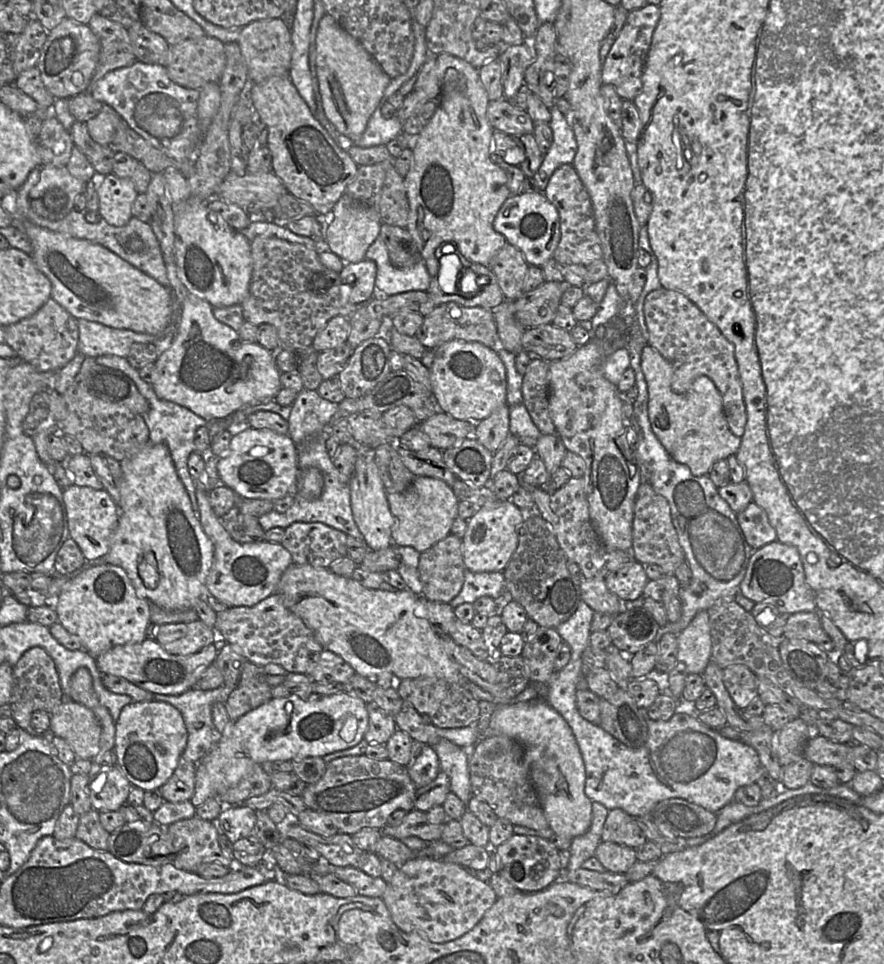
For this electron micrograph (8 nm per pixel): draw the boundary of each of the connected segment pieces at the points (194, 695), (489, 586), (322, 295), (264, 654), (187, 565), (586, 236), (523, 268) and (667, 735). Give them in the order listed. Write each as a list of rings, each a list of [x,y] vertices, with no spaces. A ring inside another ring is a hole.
[[[235,687],[190,689],[180,695],[154,694],[154,700],[169,703],[182,714],[188,732],[183,758],[198,764],[214,747],[217,730],[212,721],[212,707],[218,702],[225,703]]]
[[[465,569],[463,587],[449,604],[454,609],[463,603],[473,604],[483,596],[495,599],[498,607],[510,601],[503,572],[474,573]]]
[[[257,236],[250,241],[253,261],[249,293],[241,302],[243,317],[247,322],[259,326],[271,324],[277,330],[279,350],[299,351],[312,345],[316,334],[334,316],[345,313],[355,306],[348,306],[349,285],[342,284],[339,273],[324,266],[315,250],[298,243],[276,237]]]
[[[278,593],[252,607],[232,607],[217,613],[213,629],[218,631],[227,643],[235,646],[247,661],[260,667],[278,664],[289,673],[308,674],[308,670],[318,661],[324,650],[313,631],[284,606]]]
[[[148,444],[138,453],[120,462],[122,481],[118,506],[118,524],[111,540],[109,551],[94,561],[87,561],[82,568],[65,575],[53,574],[51,583],[45,589],[45,597],[54,601],[63,586],[72,581],[83,569],[101,564],[112,564],[123,568],[131,580],[138,596],[149,603],[171,610],[193,609],[199,598],[211,595],[205,581],[214,560],[213,544],[205,534],[199,519],[195,516],[189,496],[177,475],[169,449],[164,444]]]
[[[572,164],[561,165],[554,171],[543,194],[556,207],[560,219],[560,240],[552,258],[562,266],[576,264],[586,267],[603,259],[592,201]]]
[[[506,243],[490,262],[505,300],[515,300],[523,292],[523,283],[529,264],[523,253],[511,244]]]
[[[581,600],[575,613],[554,628],[561,639],[569,645],[571,657],[564,668],[559,672],[554,671],[551,681],[547,684],[546,698],[539,698],[547,701],[564,718],[575,736],[585,766],[585,795],[592,802],[598,802],[608,810],[620,808],[634,818],[651,817],[656,805],[670,798],[682,798],[710,812],[717,813],[733,801],[738,788],[755,783],[759,777],[761,762],[757,752],[741,741],[724,738],[717,730],[701,723],[694,713],[692,705],[685,704],[682,700],[679,700],[674,715],[667,721],[652,720],[647,710],[640,708],[648,726],[648,739],[638,749],[628,748],[599,725],[584,719],[576,706],[576,692],[577,683],[583,674],[581,655],[590,645],[590,625],[593,614],[594,611]]]

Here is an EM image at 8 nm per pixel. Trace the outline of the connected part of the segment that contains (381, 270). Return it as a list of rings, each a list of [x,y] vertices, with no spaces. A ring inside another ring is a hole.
[[[380,237],[367,249],[365,258],[376,264],[375,287],[380,295],[396,295],[408,291],[427,291],[431,282],[425,263],[419,260],[407,268],[393,266]]]

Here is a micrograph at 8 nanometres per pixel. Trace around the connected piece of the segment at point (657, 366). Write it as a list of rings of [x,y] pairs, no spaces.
[[[647,344],[641,352],[640,366],[647,383],[651,428],[676,462],[688,466],[694,476],[703,476],[709,473],[715,462],[737,455],[741,438],[730,430],[721,394],[709,377],[698,376],[687,392],[674,393],[671,389],[672,365]]]

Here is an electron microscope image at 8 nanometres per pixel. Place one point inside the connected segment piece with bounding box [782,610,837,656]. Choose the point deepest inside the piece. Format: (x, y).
(807, 626)

